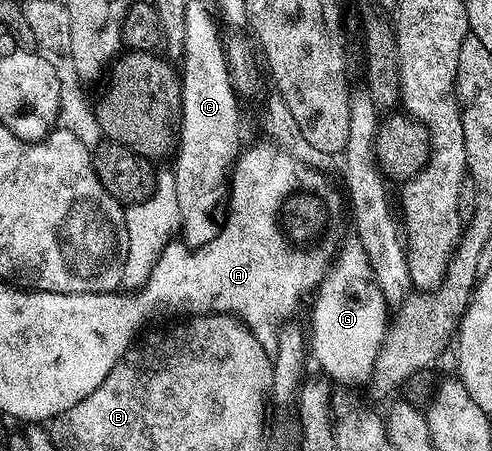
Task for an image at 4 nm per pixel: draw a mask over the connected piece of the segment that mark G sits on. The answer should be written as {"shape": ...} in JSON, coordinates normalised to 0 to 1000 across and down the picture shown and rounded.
{"shape":[[[707,521],[689,552],[689,563],[679,563],[677,585],[657,608],[654,623],[644,634],[648,652],[640,659],[640,681],[632,698],[632,729],[628,721],[628,774],[648,798],[648,809],[659,829],[671,836],[683,856],[732,854],[744,856],[754,827],[758,805],[776,765],[778,745],[785,738],[791,710],[791,678],[778,663],[778,650],[760,625],[762,612],[750,583],[750,565],[742,561],[742,548],[734,543],[728,525]]]}

